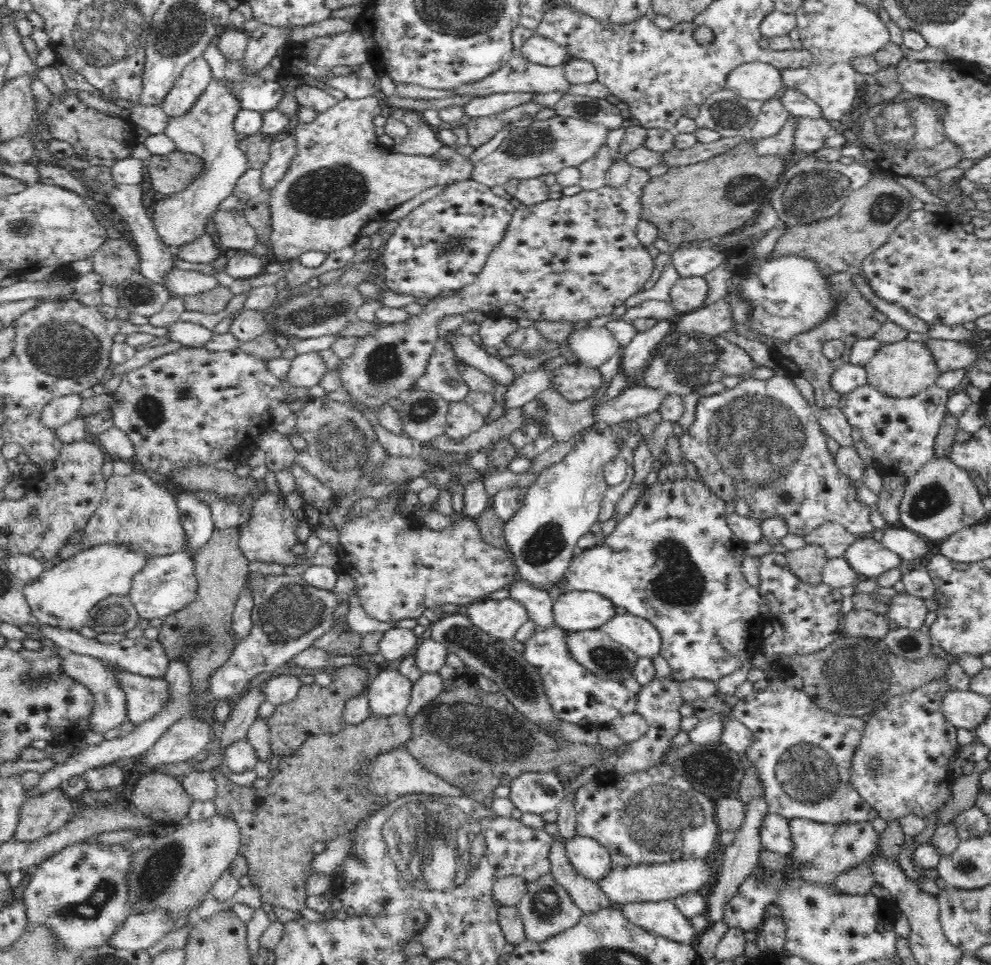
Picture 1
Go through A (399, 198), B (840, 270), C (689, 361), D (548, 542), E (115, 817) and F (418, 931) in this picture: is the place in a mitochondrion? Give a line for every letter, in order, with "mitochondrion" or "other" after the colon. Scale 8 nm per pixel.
A: other
B: other
C: mitochondrion
D: mitochondrion
E: other
F: other

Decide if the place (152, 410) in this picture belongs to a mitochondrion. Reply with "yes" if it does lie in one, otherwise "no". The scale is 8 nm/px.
yes

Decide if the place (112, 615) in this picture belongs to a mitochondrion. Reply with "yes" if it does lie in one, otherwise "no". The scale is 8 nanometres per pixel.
yes

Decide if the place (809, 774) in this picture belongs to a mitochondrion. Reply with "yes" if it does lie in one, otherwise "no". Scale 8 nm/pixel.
yes

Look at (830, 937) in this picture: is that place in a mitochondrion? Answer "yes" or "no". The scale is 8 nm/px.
no

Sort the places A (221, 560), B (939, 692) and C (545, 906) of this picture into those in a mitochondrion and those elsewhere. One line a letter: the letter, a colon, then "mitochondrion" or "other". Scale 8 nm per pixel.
A: other
B: other
C: mitochondrion

